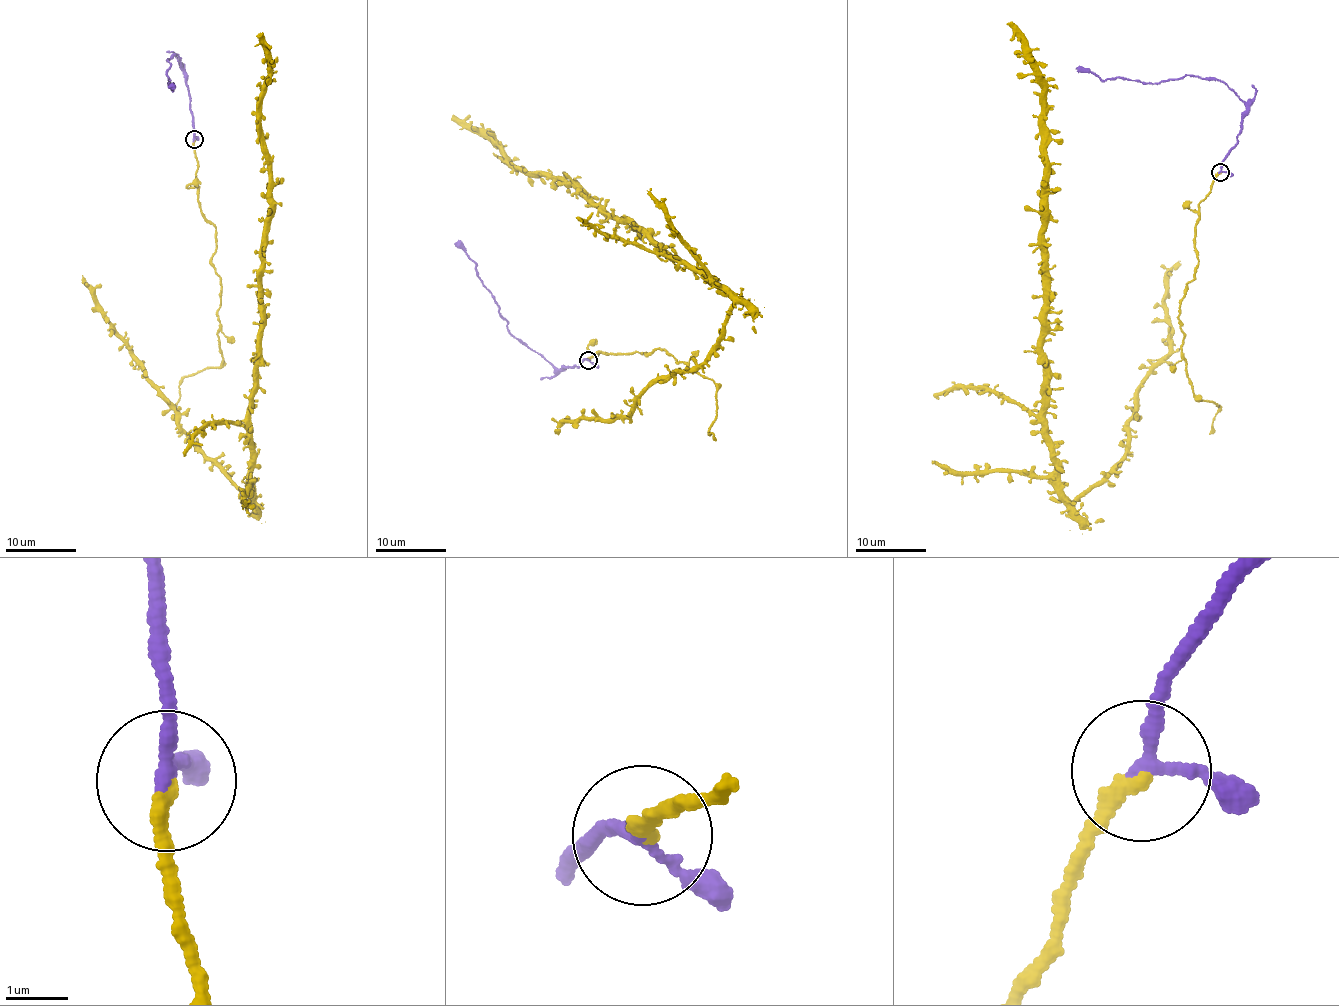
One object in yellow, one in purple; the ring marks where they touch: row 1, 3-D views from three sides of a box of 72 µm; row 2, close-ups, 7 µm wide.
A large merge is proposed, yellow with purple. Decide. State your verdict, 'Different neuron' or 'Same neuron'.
Same neuron

